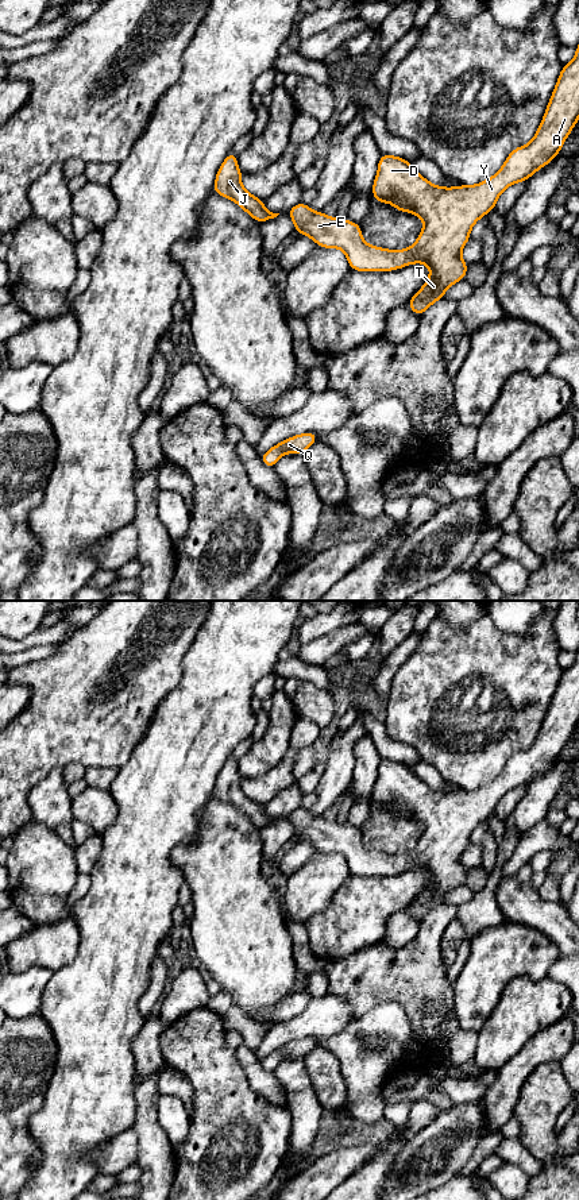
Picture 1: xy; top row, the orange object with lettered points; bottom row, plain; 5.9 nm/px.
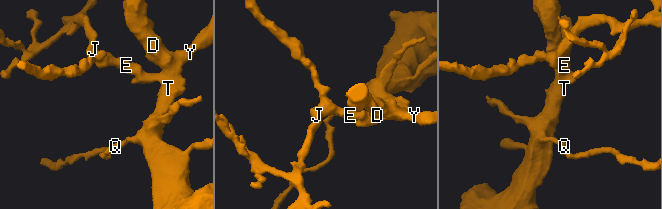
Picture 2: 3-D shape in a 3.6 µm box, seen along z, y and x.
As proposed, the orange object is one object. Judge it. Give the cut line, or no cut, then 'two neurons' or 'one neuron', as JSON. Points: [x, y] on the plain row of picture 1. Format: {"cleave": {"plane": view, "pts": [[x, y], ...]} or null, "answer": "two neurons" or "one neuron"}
{"cleave": null, "answer": "one neuron"}

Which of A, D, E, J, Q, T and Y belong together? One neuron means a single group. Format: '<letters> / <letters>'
A D E J Q T Y

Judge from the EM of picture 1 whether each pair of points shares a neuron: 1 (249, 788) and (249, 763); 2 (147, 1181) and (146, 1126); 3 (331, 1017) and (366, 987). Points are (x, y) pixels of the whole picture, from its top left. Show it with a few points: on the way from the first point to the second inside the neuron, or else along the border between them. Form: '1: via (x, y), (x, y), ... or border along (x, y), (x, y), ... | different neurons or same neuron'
1: border along (277, 763), (263, 774), (243, 779) | different neurons
2: via (150, 1168), (150, 1139) | same neuron
3: border along (328, 992), (342, 996), (348, 1003), (355, 1018) | different neurons

